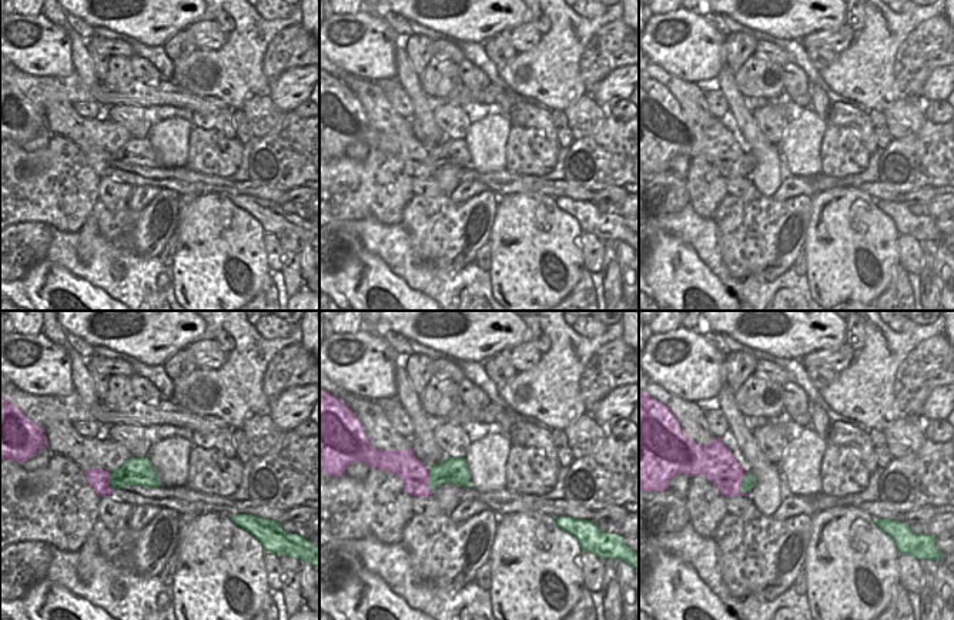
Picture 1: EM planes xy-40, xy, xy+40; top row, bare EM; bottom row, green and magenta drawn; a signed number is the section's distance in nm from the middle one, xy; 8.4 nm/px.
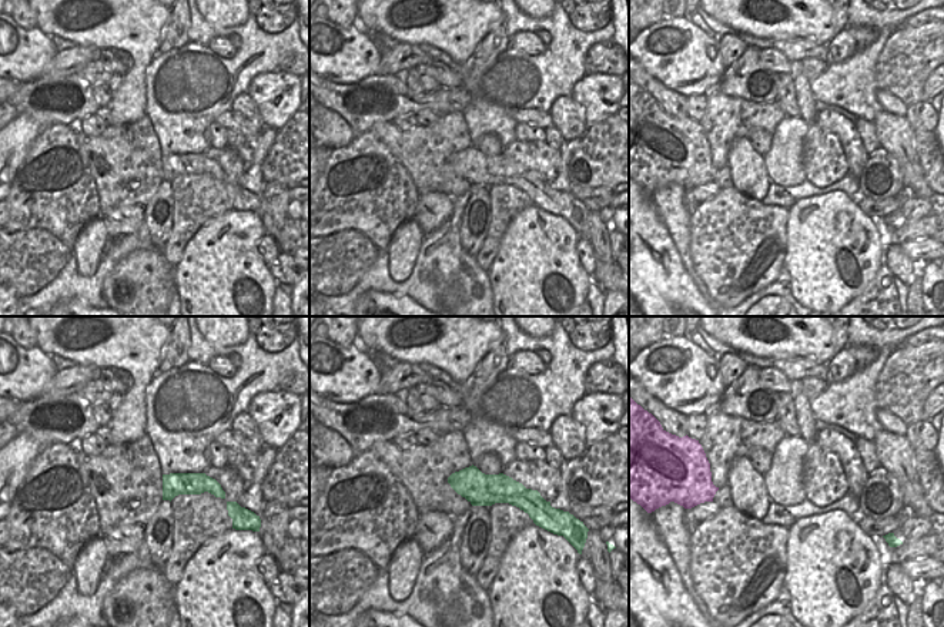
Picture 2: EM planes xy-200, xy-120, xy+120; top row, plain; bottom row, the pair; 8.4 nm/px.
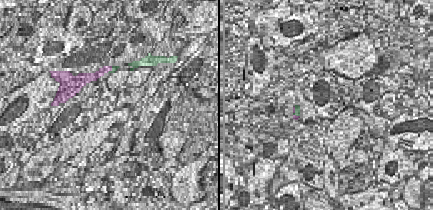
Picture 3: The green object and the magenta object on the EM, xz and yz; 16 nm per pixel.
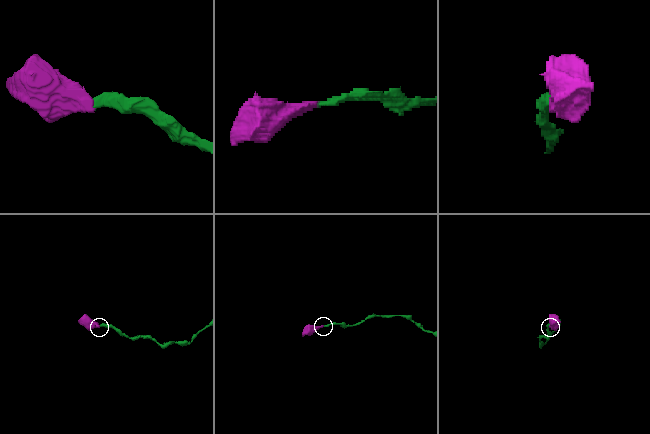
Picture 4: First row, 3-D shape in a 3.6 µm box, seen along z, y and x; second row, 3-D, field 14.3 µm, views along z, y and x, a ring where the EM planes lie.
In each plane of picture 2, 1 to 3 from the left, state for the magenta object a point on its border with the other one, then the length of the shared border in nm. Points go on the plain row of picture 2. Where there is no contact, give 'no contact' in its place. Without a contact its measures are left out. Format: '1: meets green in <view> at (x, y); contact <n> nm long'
1: no contact
2: no contact
3: no contact

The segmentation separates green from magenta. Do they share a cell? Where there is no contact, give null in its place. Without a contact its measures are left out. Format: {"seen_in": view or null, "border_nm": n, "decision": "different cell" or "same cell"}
{"seen_in": "xy+40", "border_nm": 200, "decision": "different cell"}

